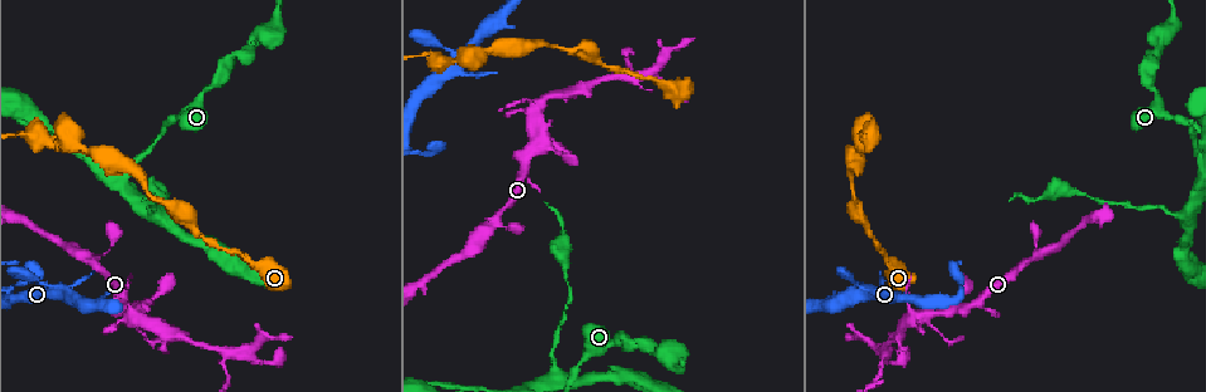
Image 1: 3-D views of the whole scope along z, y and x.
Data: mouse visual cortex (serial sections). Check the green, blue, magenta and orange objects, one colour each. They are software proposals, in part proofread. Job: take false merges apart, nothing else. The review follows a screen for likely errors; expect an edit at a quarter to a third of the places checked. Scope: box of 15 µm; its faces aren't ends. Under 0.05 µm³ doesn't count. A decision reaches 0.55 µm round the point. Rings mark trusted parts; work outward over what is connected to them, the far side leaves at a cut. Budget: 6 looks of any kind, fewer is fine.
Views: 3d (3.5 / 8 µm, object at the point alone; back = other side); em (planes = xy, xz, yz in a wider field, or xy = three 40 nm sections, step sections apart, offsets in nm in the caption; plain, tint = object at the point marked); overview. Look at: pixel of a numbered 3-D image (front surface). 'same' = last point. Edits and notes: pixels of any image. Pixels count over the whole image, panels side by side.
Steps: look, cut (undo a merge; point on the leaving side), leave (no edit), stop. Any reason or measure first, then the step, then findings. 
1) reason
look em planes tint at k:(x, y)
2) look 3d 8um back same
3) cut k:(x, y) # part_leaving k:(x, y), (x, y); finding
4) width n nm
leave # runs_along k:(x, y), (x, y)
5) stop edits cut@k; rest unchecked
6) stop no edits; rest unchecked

look 3d 3.5um back at 1:(134, 313)

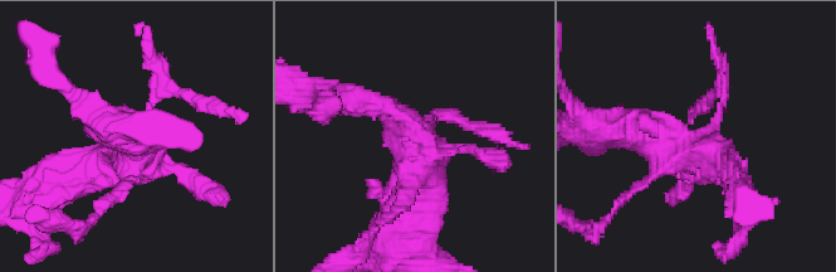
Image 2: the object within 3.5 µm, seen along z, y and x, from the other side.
look em planes tint at 2:(412, 150)

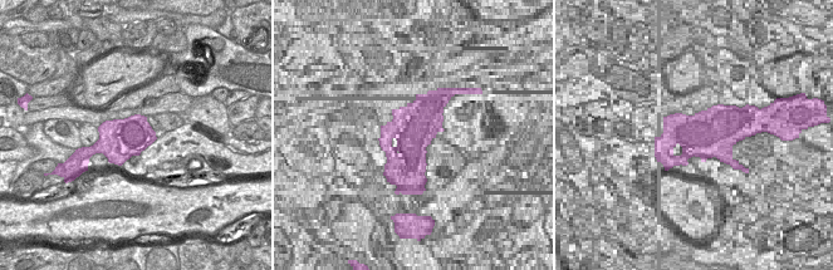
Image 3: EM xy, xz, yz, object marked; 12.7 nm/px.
leave # runs_along 2:(614, 129), (710, 147), (733, 175); one cell here

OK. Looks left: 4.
thick turns thin
look 3d 3.5um back at 1:(887, 354)

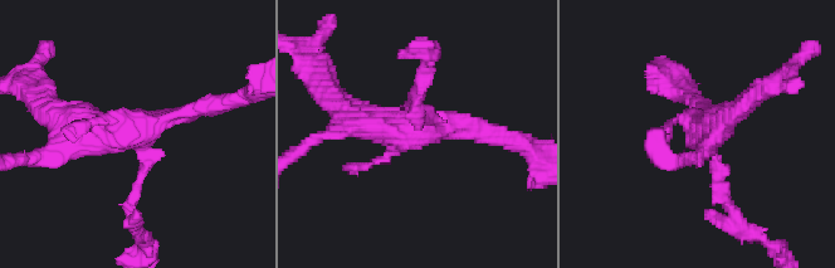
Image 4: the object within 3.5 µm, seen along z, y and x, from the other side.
need the tissue
look em planes tint at 4:(429, 131)

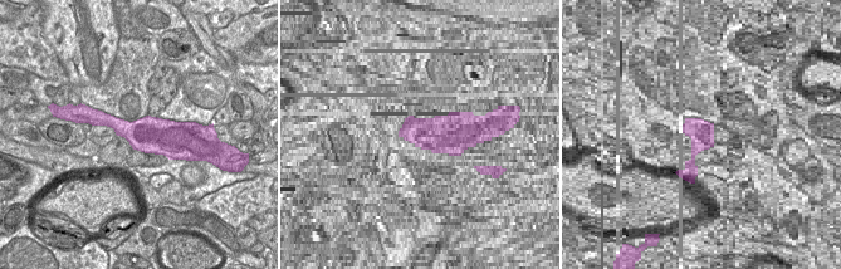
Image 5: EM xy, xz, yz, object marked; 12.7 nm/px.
leave # runs_along 4:(502, 137), (347, 112); one cell here

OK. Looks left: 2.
arms part here
look 3d 3.5um at 1:(155, 215)

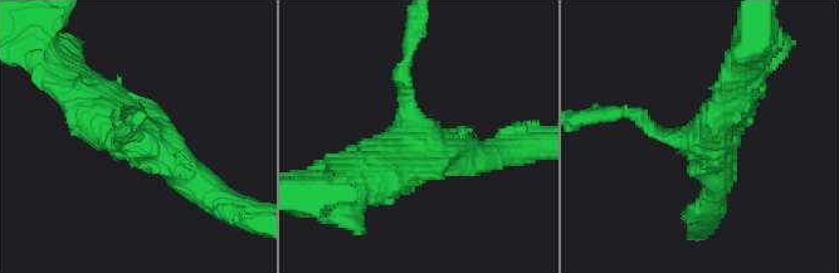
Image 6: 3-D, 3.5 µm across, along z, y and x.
arms 3; arm_widths 150, 450, 450 nm; shape alone is not enough
look em planes tint at 6:(682, 138)

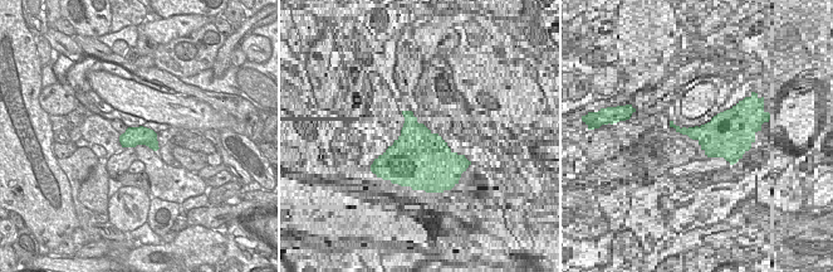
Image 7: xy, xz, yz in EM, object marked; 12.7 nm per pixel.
leave # runs_along 6:(71, 82), (125, 136), (198, 181); all the same cell

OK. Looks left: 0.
stop no edits; rest unchecked

